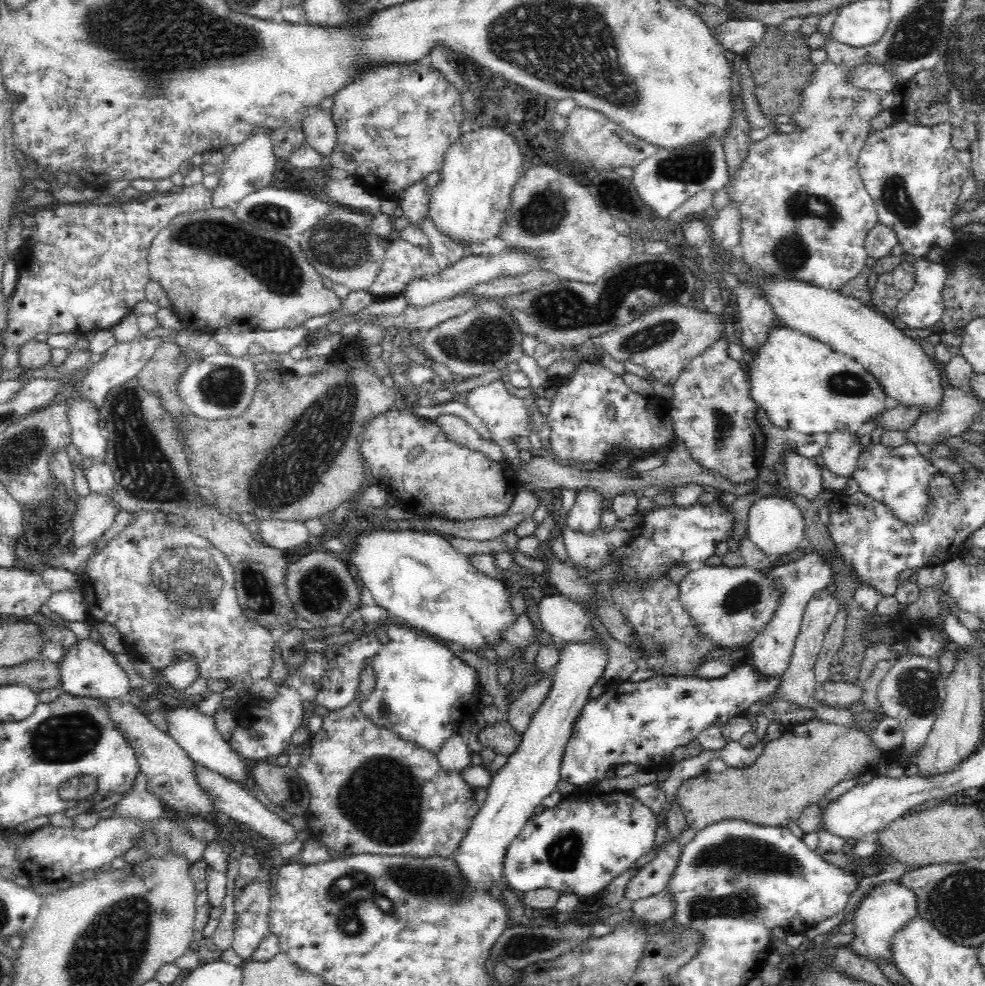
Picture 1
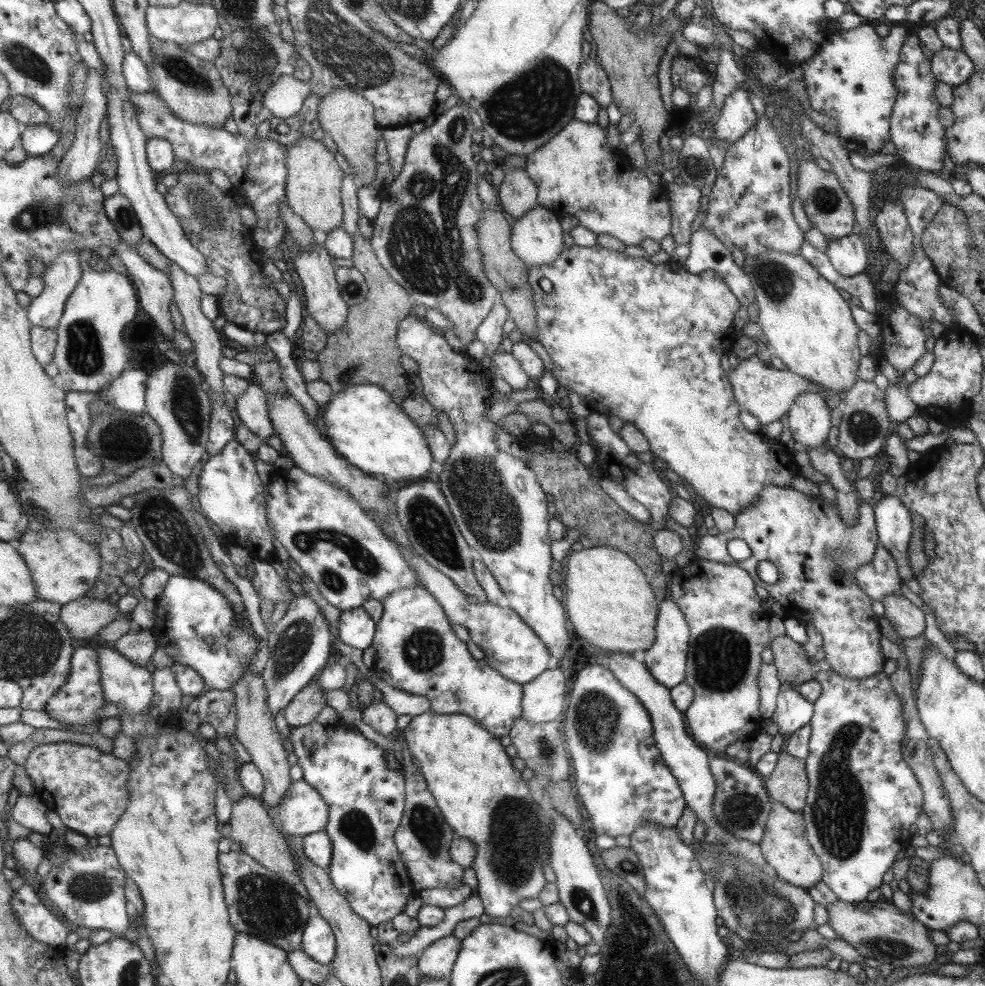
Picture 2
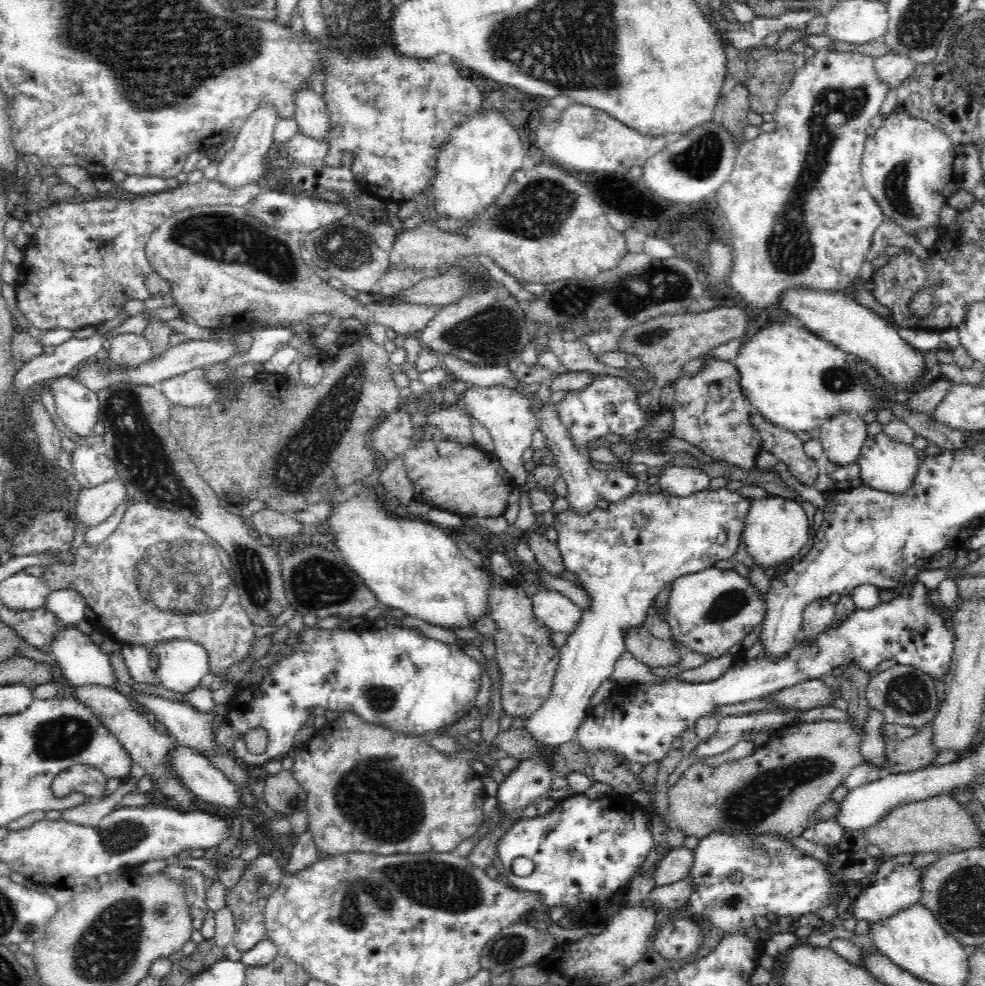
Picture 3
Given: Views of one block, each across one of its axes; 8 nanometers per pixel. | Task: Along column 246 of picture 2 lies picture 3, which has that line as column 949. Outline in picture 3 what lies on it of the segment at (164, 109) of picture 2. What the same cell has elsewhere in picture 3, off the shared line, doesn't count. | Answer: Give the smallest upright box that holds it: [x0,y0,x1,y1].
[861,112,962,244]

